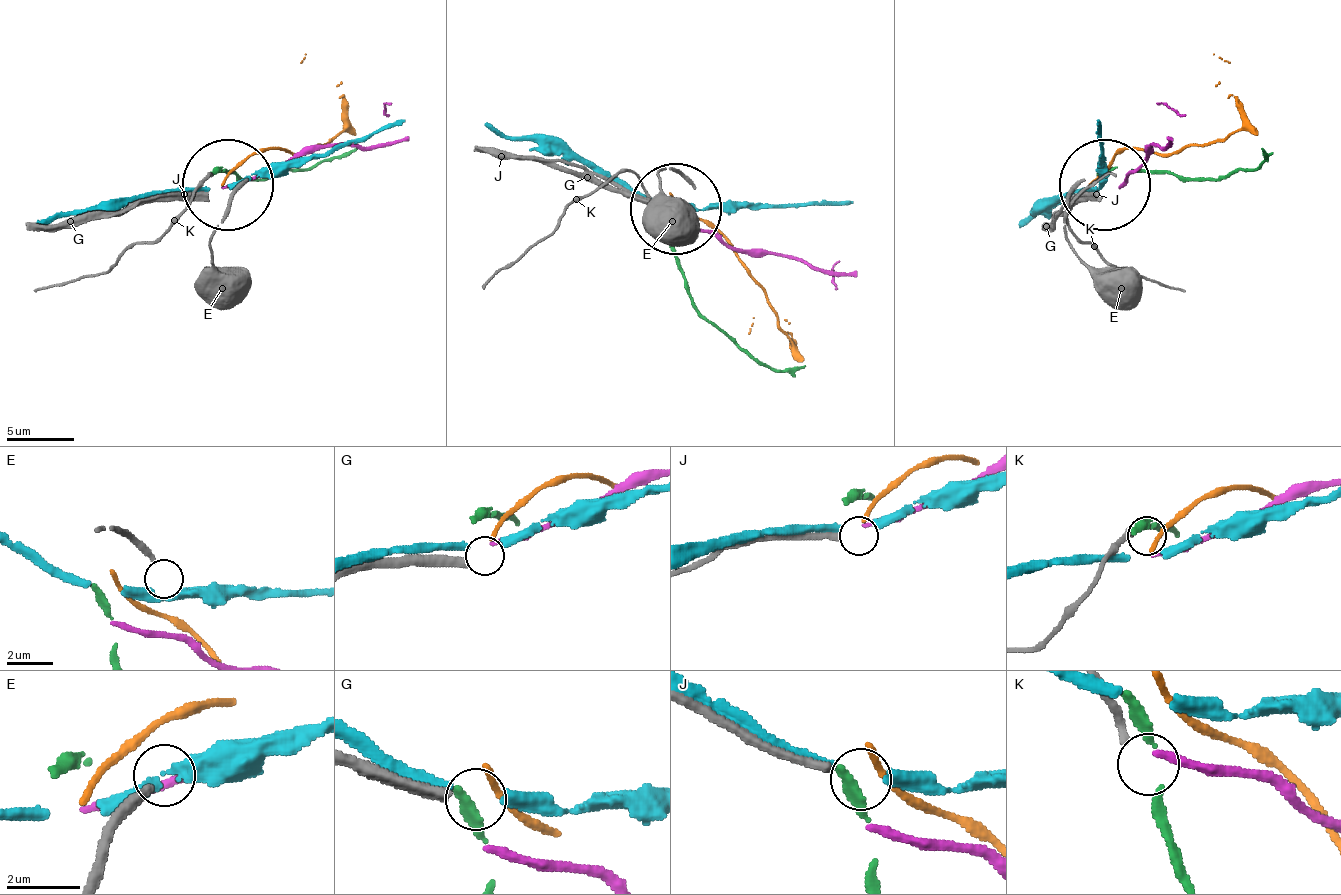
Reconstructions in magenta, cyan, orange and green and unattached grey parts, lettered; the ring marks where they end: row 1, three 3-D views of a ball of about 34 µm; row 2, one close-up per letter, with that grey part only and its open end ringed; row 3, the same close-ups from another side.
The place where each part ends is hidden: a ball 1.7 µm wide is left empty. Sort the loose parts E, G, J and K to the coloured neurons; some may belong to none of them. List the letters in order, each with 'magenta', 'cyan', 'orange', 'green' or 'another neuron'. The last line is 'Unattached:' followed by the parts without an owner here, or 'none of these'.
E: another neuron
G: another neuron
J: another neuron
K: another neuron
Unattached: E, G, J, K

